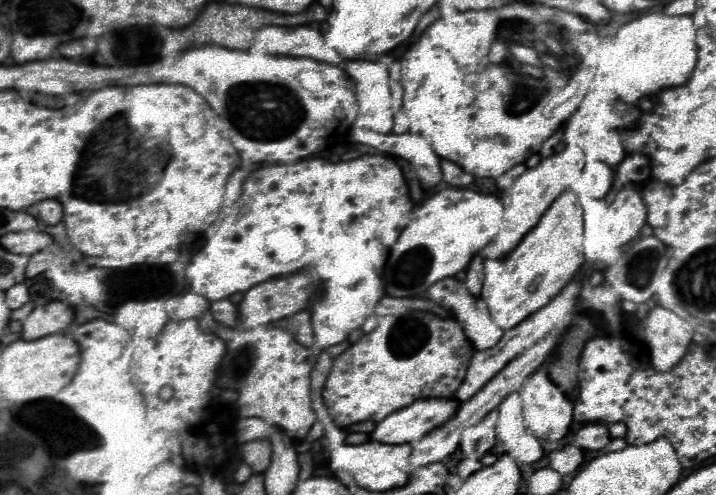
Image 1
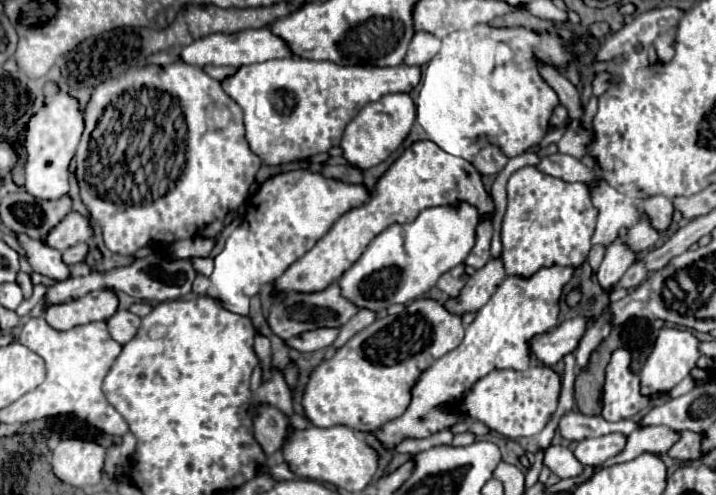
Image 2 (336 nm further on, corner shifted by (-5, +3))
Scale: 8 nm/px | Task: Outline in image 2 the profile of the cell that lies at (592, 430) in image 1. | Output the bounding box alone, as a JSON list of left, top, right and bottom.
[559,411,639,441]

